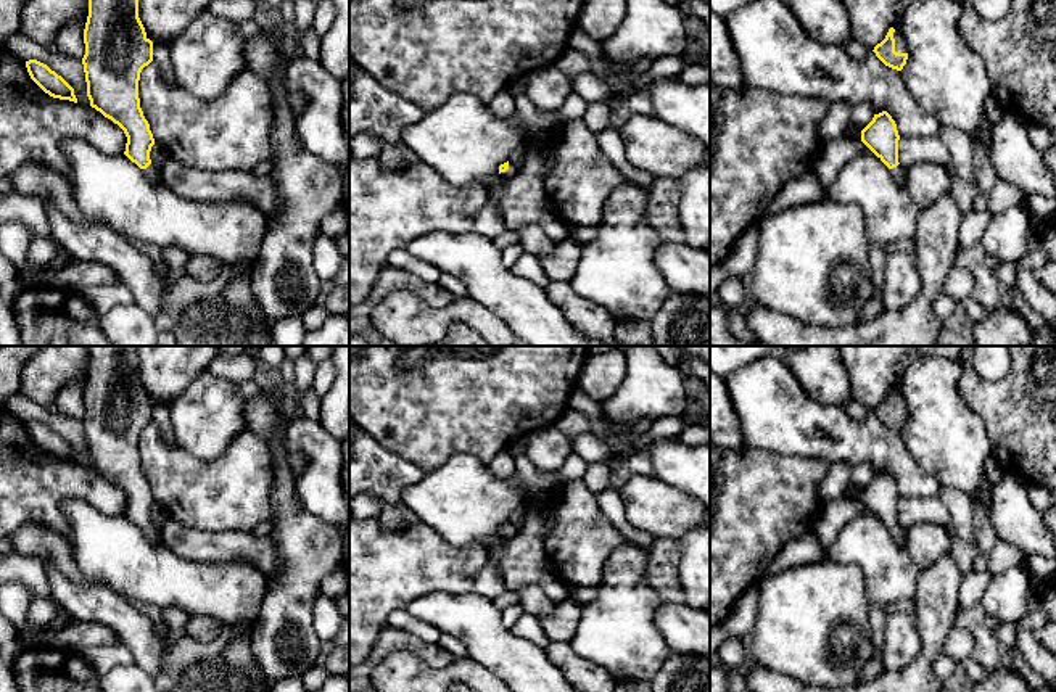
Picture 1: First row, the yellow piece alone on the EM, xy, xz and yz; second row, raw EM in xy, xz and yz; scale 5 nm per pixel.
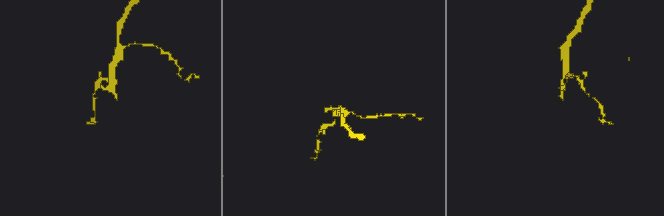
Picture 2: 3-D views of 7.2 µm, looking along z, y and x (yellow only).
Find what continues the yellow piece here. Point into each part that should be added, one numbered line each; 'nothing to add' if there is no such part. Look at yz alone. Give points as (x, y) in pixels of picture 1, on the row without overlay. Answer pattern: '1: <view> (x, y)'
1: yz (900, 406)
2: yz (899, 533)

